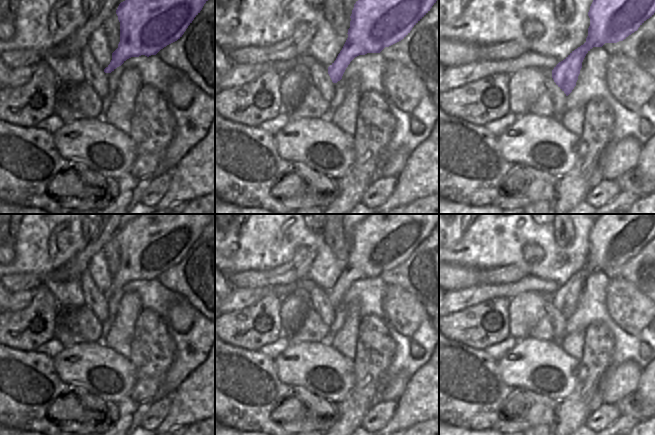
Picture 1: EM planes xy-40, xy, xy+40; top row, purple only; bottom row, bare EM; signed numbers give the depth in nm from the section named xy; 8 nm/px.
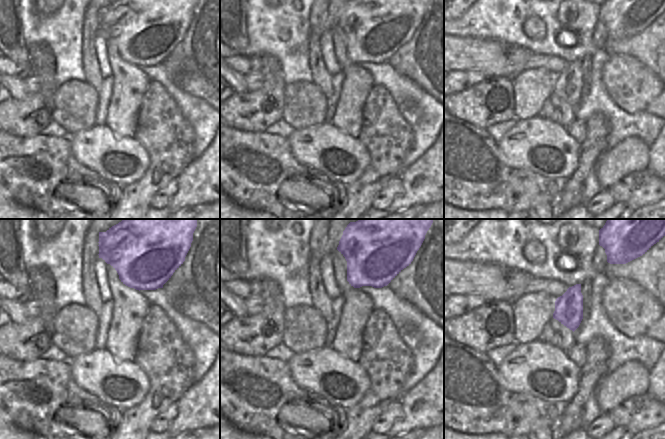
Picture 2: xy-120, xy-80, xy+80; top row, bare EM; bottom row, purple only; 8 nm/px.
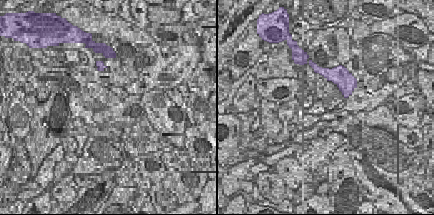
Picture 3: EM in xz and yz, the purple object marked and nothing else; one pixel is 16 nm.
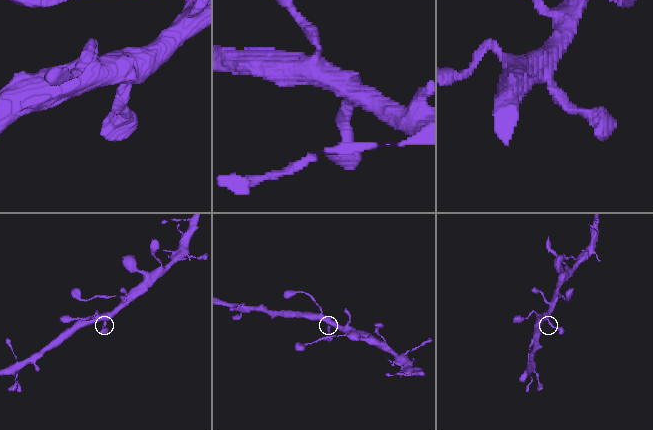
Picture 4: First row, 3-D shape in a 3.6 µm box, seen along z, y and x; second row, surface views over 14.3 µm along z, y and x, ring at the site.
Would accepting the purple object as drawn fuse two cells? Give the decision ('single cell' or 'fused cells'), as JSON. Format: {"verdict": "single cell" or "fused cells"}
{"verdict": "single cell"}

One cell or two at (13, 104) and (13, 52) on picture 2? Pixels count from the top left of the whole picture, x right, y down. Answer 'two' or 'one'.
two

